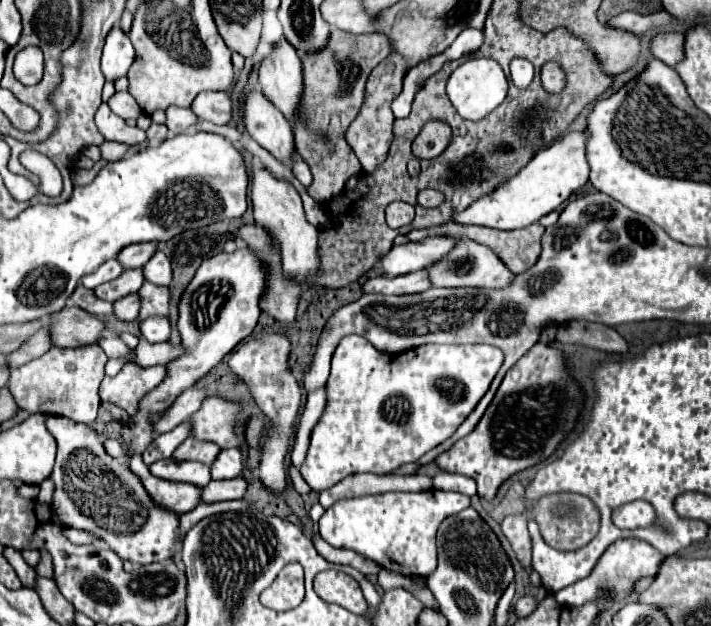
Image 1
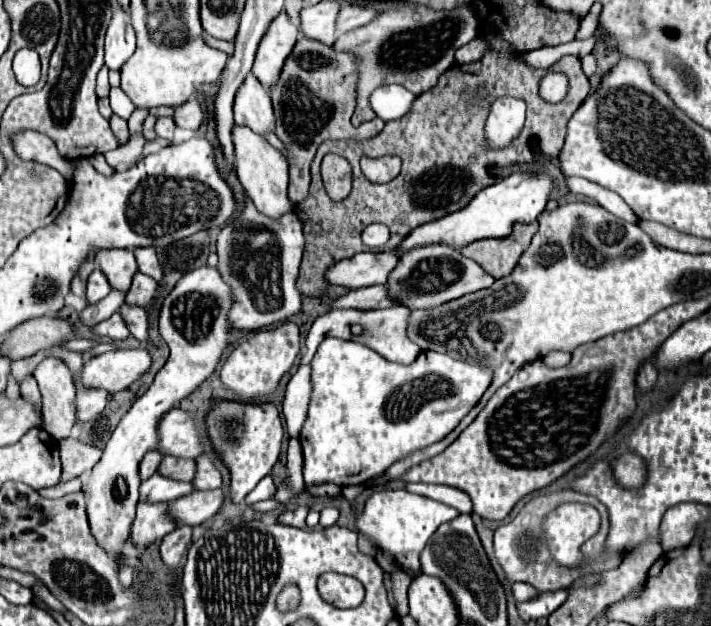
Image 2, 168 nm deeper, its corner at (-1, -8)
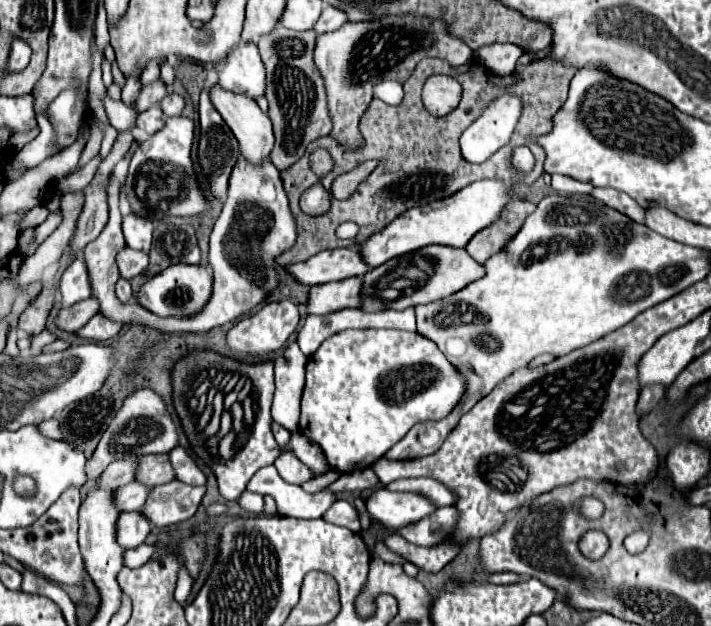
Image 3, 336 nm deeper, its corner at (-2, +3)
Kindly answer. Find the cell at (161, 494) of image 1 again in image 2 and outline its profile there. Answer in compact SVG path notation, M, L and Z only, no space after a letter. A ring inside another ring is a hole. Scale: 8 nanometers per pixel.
M140 501L136 519L132 523L130 539L136 549L144 551L148 543L162 539L166 533L176 529L176 521L170 515L170 503L148 503Z

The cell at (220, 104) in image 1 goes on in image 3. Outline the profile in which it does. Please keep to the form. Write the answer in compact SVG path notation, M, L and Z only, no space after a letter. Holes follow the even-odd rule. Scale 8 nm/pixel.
M167 94L159 102L159 108L165 112L165 116L179 116L183 112L183 106L185 106L185 100L177 94Z

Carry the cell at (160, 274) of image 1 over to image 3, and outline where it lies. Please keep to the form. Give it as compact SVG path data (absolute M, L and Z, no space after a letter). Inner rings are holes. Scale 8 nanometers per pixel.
M133 212L123 218L123 236L131 248L141 250L141 252L149 252L151 232L153 232L151 220L145 220L143 216L133 214Z

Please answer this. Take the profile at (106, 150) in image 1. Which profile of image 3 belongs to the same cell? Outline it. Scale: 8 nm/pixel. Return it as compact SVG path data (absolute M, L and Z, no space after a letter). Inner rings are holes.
M153 60L145 66L145 70L143 70L143 74L141 74L141 82L147 84L147 82L153 82L153 80L157 80L157 78L160 78L160 66Z

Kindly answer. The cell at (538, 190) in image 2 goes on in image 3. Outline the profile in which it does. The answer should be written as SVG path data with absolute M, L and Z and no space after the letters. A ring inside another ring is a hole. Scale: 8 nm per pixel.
M499 180L473 182L449 198L441 198L427 206L419 206L419 208L411 208L411 210L403 212L397 220L387 224L381 232L371 234L359 246L361 258L367 262L369 268L377 268L391 258L415 252L415 250L419 250L423 246L431 246L431 244L463 248L471 240L471 236L475 236L475 232L483 230L487 224L497 220L497 216L505 208L507 200L511 200L513 196L515 196L515 192L507 190L507 186L503 186Z

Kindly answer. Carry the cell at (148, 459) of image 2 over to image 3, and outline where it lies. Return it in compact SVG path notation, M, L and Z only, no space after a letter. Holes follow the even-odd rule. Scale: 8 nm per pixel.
M125 456L121 460L111 462L103 474L99 476L99 486L105 490L115 490L123 484L129 484L131 480L135 480L135 456Z

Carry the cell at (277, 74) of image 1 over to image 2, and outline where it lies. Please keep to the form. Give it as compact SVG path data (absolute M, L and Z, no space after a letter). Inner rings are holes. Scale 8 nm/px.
M282 11L278 19L274 19L274 25L270 25L270 31L264 35L252 67L252 73L266 89L272 89L278 81L296 41L298 29L286 19L286 13Z

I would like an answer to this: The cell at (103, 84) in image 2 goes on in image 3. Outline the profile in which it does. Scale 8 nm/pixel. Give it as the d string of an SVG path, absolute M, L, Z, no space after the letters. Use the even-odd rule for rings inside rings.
M99 2L99 8L97 8L97 18L95 18L95 36L97 36L99 50L103 50L103 48L105 48L105 44L109 44L109 32L107 32L107 12L105 12L103 2Z

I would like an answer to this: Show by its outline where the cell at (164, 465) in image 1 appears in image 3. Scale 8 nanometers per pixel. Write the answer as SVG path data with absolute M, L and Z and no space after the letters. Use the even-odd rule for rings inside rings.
M129 482L127 486L121 486L115 496L113 502L119 508L119 512L137 512L143 506L143 500L147 498L149 488L139 484L139 482Z

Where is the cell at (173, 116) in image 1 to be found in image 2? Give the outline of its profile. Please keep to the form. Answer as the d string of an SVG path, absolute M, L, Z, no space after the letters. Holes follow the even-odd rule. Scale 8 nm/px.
M160 117L160 119L156 121L156 135L162 137L162 139L172 141L174 129L176 129L176 123L174 123L172 117Z

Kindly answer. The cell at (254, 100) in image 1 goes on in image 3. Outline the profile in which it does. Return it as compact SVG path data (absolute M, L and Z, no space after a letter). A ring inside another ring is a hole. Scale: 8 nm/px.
M255 42L233 48L219 64L219 84L233 92L243 92L253 100L265 94L265 66Z

